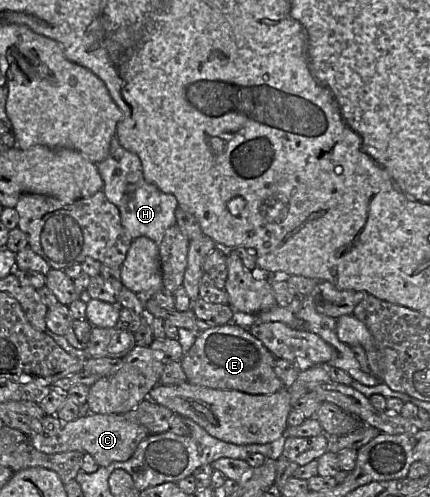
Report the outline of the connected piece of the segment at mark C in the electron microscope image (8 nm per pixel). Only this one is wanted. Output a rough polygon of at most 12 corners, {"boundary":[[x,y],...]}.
{"boundary":[[45,415],[28,436],[40,452],[80,451],[102,467],[149,435],[125,415]]}

